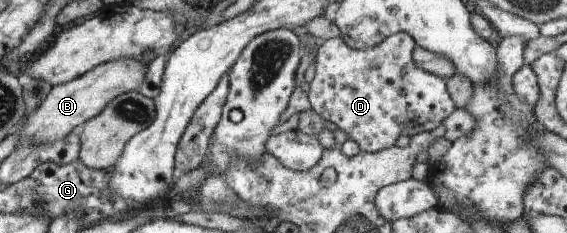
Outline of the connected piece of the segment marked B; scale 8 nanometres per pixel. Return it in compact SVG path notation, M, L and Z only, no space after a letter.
M132 57L114 59L99 64L77 79L54 85L39 108L24 121L19 133L20 142L53 143L66 138L73 130L79 130L87 120L100 115L118 95L136 91L144 80L147 67L148 64Z

